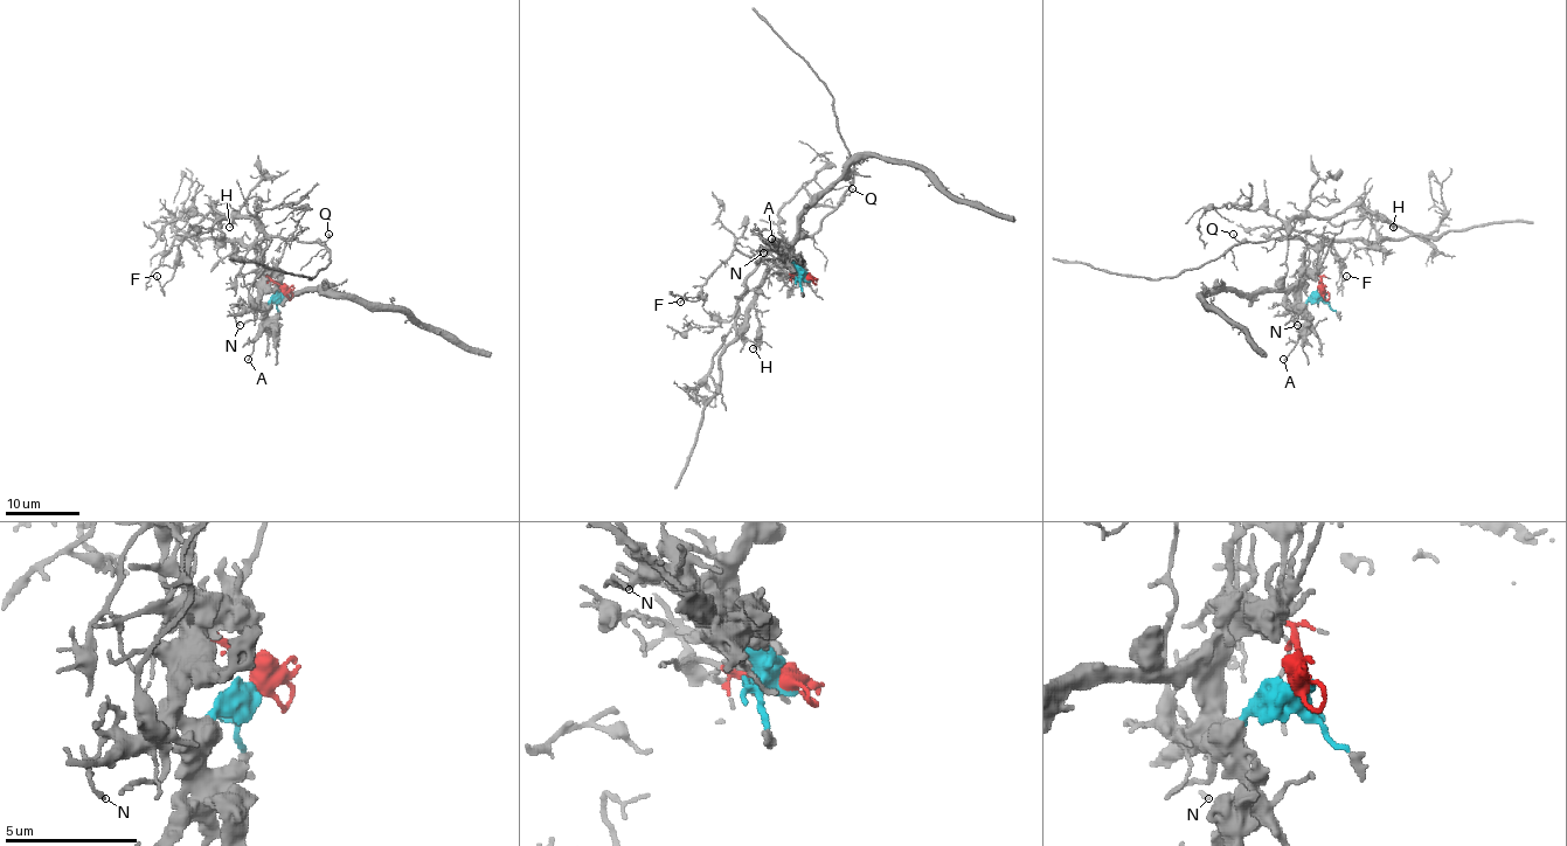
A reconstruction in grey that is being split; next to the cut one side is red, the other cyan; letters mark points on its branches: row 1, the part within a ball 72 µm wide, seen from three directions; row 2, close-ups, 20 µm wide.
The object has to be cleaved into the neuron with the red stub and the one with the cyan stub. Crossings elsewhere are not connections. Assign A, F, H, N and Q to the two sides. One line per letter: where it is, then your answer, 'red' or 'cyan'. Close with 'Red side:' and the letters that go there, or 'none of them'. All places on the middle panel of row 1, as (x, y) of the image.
A: (771, 238) | cyan
F: (680, 302) | red
H: (753, 348) | red
N: (763, 252) | cyan
Q: (852, 188) | red
Red side: F, H, Q

